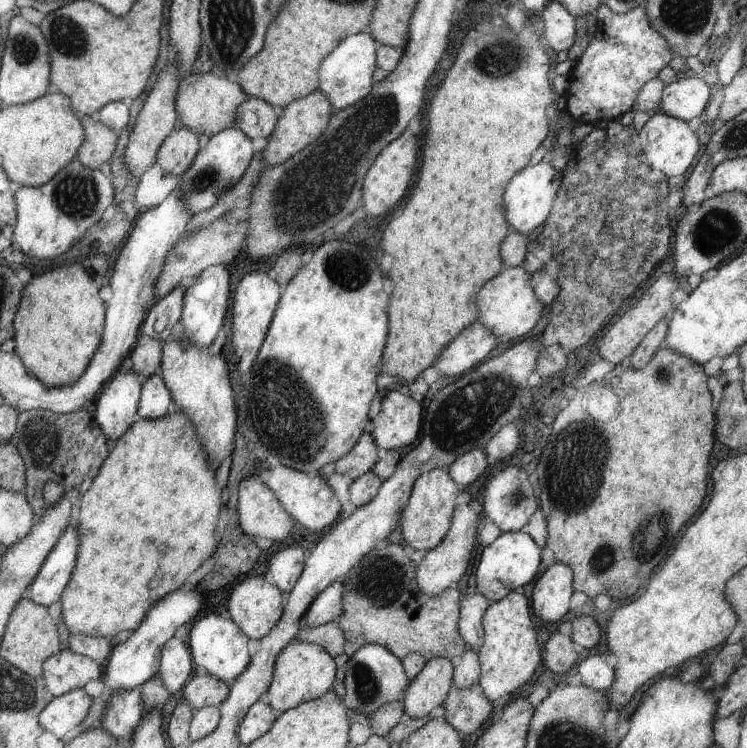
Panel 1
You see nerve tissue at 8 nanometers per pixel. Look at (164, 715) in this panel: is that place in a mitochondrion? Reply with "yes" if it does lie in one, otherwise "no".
no

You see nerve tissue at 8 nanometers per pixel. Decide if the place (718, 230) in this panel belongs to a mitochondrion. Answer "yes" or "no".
yes

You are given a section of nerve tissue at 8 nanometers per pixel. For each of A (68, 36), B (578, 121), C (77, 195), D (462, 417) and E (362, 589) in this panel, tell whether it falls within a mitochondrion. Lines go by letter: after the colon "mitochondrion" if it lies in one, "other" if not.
A: mitochondrion
B: other
C: mitochondrion
D: mitochondrion
E: mitochondrion

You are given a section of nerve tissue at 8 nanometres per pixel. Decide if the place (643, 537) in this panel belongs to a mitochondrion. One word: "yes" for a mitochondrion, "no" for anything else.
yes

